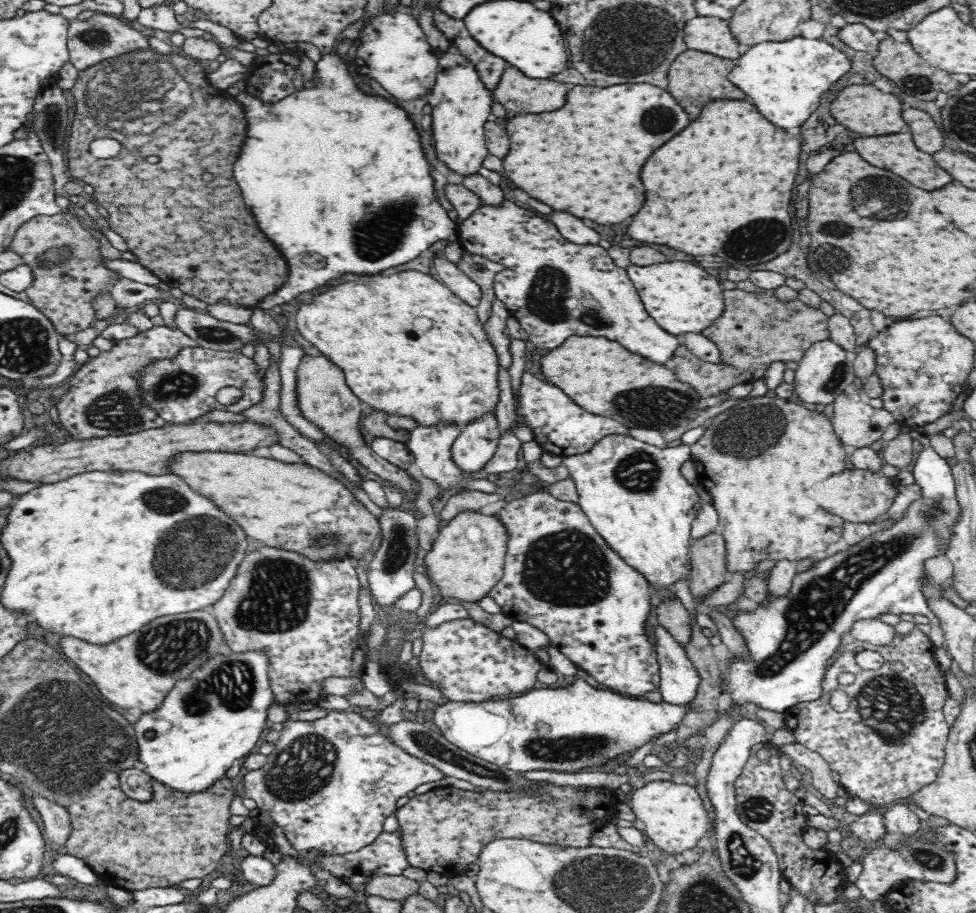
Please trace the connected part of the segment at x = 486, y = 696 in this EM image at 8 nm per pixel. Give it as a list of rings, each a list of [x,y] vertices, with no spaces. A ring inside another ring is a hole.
[[[470,617],[447,620],[436,626],[426,625],[422,631],[422,650],[420,654],[420,669],[436,688],[450,701],[454,702],[488,702],[500,698],[509,698],[534,690],[536,676],[542,670],[542,664],[535,654],[524,648],[516,640],[510,640],[500,632],[478,622]]]

